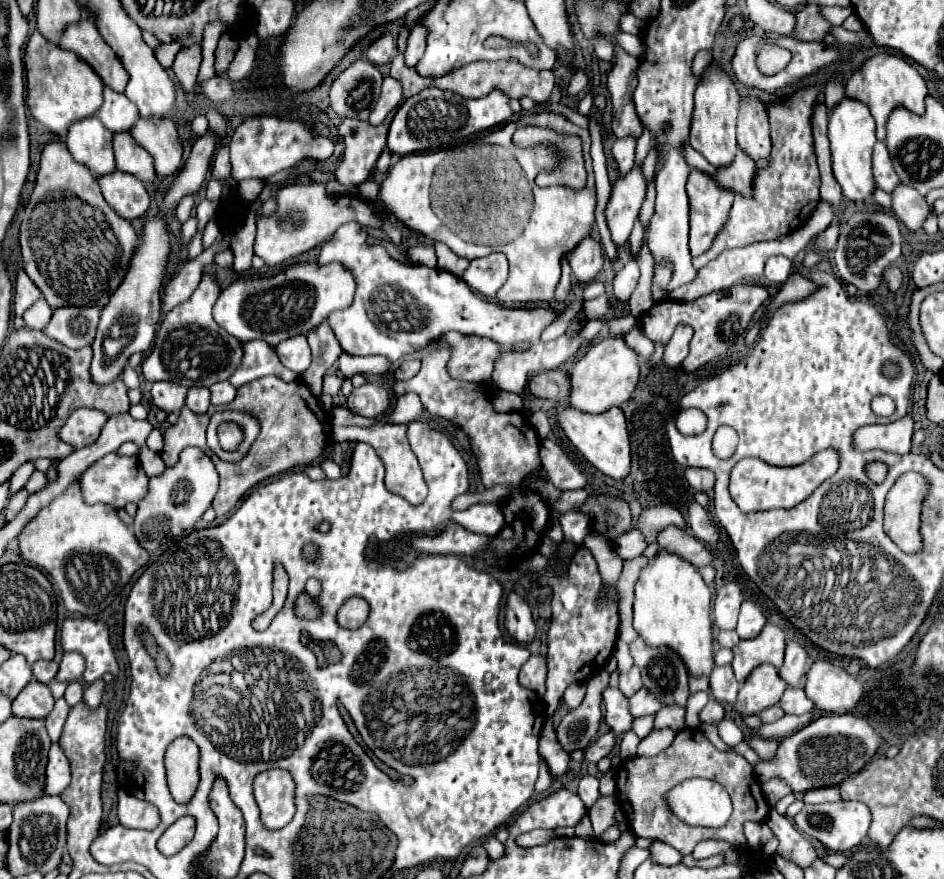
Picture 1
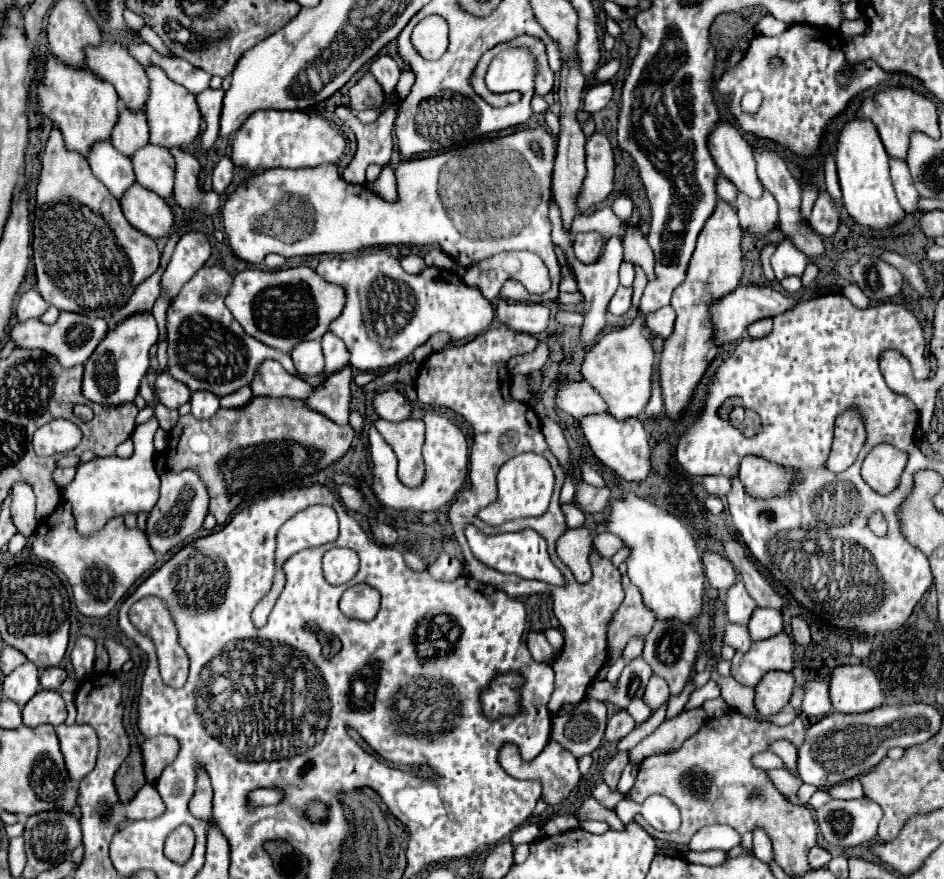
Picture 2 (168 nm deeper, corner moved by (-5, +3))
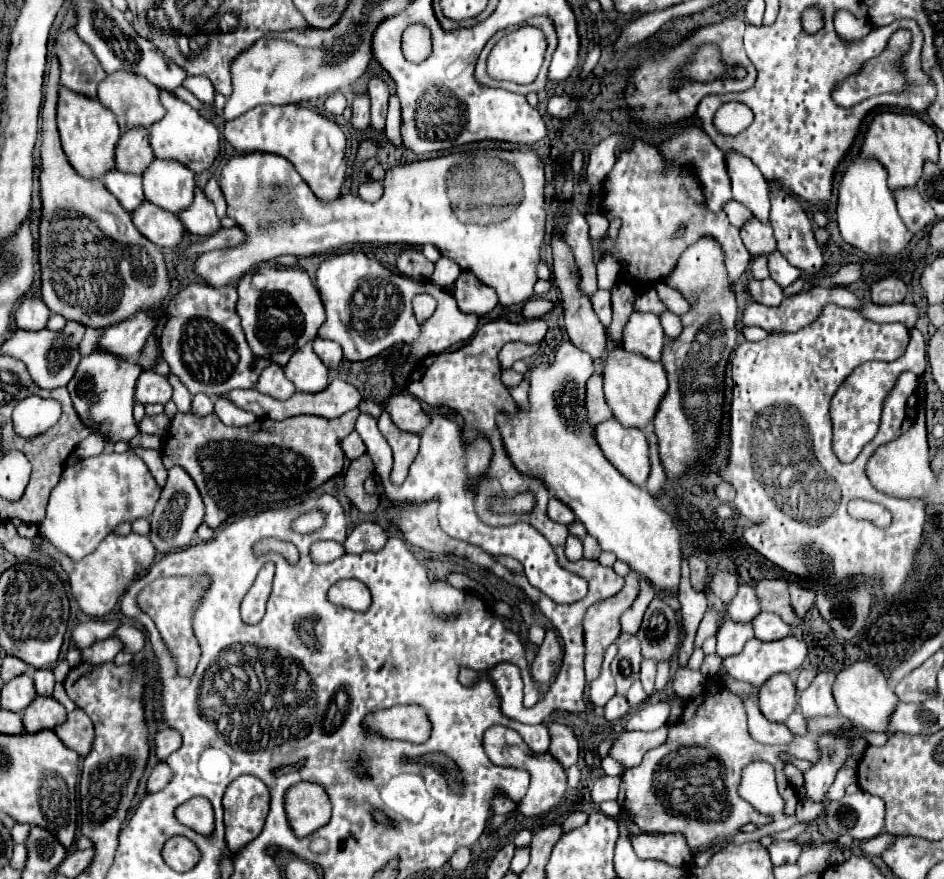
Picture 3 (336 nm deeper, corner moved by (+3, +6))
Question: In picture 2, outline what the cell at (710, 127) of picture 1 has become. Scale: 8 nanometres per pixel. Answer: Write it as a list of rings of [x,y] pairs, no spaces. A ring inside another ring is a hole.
[[[720,121],[720,127],[712,131],[708,147],[722,175],[732,181],[740,193],[752,199],[762,197],[764,187],[756,175],[754,151],[736,127],[728,127],[728,121]]]

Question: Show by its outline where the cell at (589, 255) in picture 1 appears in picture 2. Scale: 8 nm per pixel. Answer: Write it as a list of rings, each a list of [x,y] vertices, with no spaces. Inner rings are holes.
[[[578,233],[574,235],[574,255],[580,263],[596,263],[604,247],[600,233]]]

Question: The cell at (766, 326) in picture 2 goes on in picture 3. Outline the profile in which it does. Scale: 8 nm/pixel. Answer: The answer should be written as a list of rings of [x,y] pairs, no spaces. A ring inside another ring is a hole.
[[[746,326],[746,328],[742,328],[742,334],[750,342],[758,342],[758,340],[766,338],[766,330],[760,328],[760,326]]]

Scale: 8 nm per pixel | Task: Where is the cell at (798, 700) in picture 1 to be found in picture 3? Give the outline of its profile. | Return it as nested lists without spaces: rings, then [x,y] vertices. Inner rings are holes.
[[[822,670],[812,680],[812,684],[800,694],[800,712],[804,718],[810,716],[832,716],[836,714],[836,704],[832,698],[832,682],[836,672],[834,670]]]

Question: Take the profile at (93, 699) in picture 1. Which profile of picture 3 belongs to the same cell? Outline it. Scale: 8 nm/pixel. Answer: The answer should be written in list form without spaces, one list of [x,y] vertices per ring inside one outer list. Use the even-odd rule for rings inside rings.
[[[128,622],[122,624],[120,628],[116,628],[114,638],[120,638],[122,644],[124,644],[124,650],[130,652],[130,654],[136,654],[136,652],[140,652],[144,648],[144,634],[136,626],[132,626]]]

